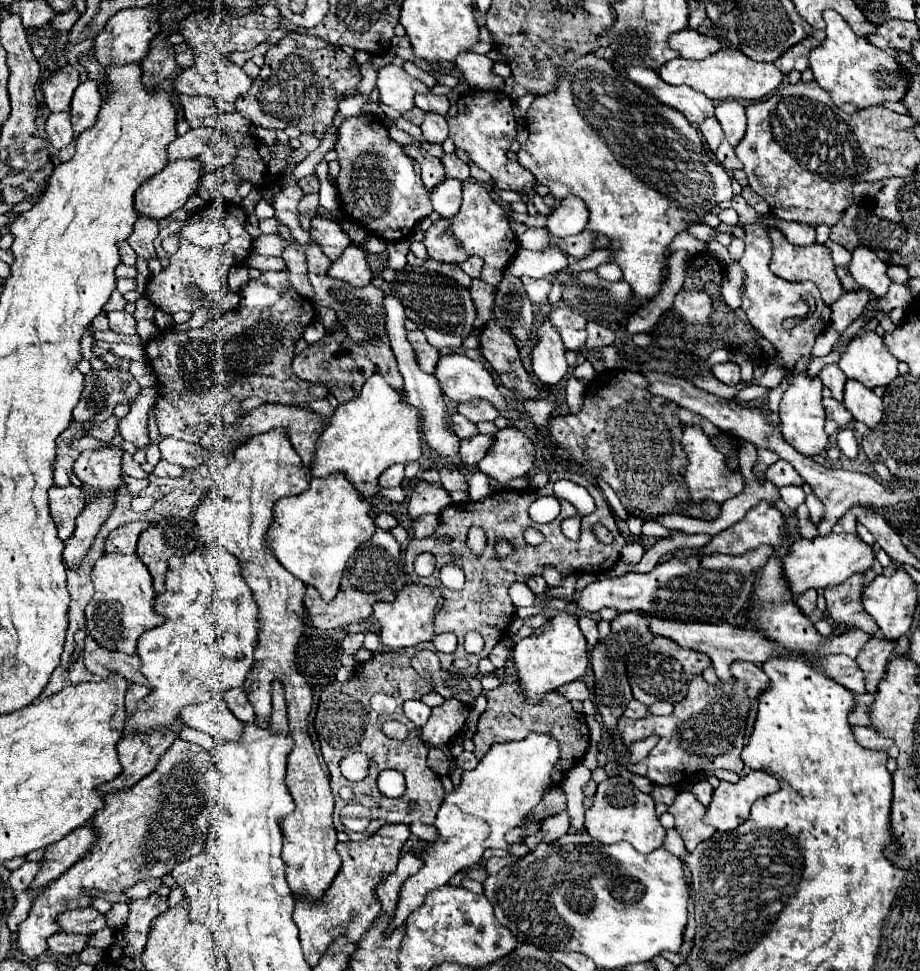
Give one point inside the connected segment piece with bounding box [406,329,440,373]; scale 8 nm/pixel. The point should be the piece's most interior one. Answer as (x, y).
(426, 356)

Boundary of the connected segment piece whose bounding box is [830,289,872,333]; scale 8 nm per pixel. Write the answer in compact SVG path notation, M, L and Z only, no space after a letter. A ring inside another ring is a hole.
M858 289L858 291L846 291L830 309L832 309L832 327L840 333L846 331L846 327L860 317L862 309L870 301L870 291Z

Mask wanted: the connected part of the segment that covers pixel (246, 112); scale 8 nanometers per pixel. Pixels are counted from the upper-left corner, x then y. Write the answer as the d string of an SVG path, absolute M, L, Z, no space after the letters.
M286 35L282 43L270 47L266 53L266 61L260 69L260 75L252 81L250 91L236 101L236 111L252 121L256 127L264 129L286 129L288 125L298 127L302 133L316 135L318 139L324 137L326 127L332 123L334 115L338 113L338 93L354 93L354 87L360 83L360 67L354 57L346 55L340 47L330 47L328 43L322 43L322 39L312 35Z

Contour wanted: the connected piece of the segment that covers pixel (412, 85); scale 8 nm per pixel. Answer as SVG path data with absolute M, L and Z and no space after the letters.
M396 65L382 67L378 73L376 85L380 89L382 103L388 105L390 109L398 111L398 113L410 111L414 107L414 95L416 93L428 93L430 91L422 81L414 79L402 67L396 67Z

